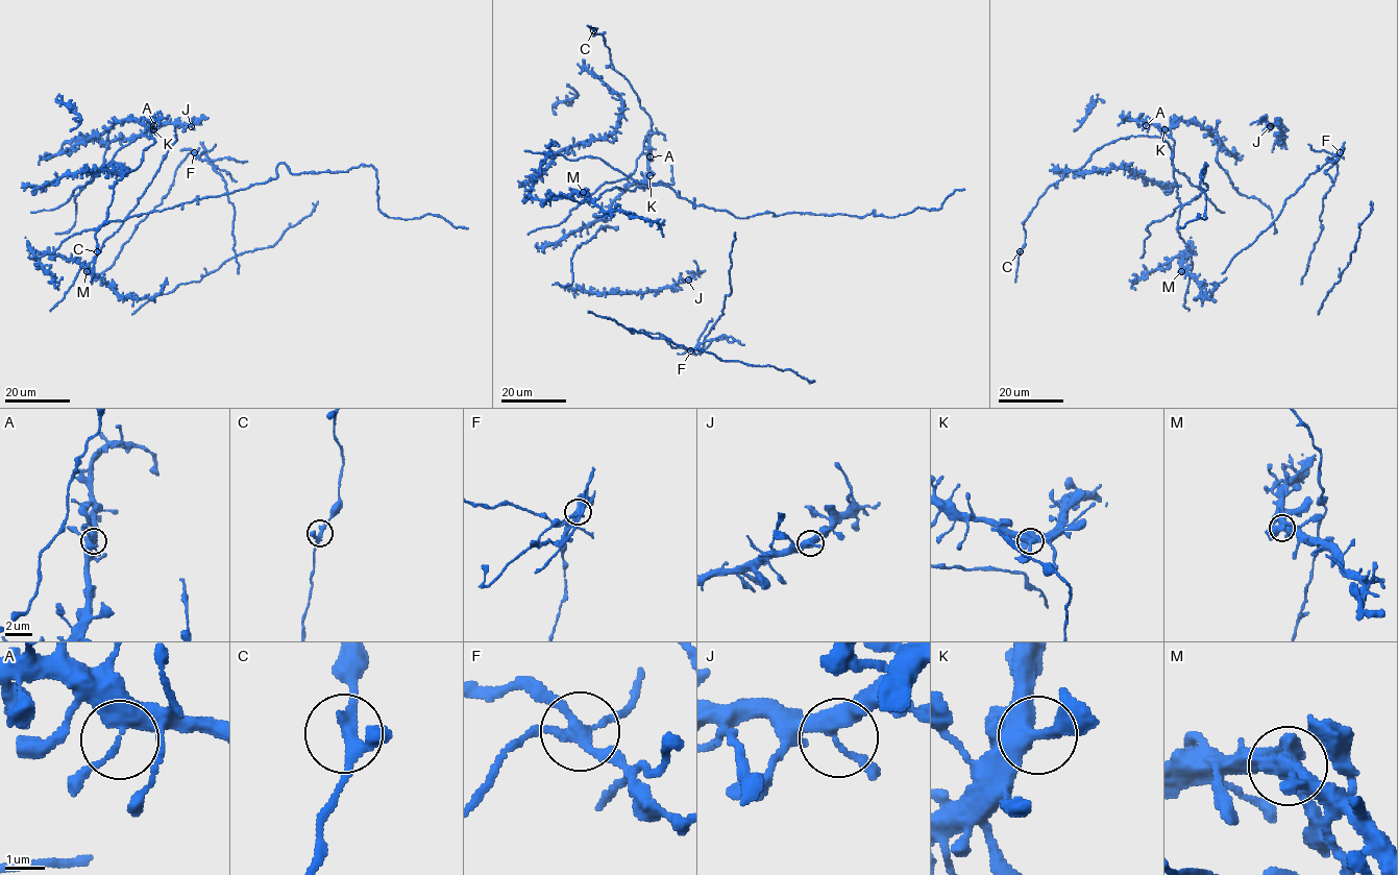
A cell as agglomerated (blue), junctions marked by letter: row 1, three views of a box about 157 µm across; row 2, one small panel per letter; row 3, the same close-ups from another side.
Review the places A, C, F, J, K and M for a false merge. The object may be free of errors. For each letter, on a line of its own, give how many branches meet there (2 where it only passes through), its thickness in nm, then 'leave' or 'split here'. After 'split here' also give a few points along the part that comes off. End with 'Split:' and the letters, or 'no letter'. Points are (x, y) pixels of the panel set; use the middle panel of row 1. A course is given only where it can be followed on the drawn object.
A: branches 4; calibre 240 nm; leave
C: branches 3; calibre 280 nm; leave
F: branches 4; calibre 280 nm; split here; course (690, 350), (704, 342), (721, 315), (725, 297), (731, 293), (730, 252), (735, 232)
J: branches 3; calibre 360 nm; leave
K: branches 4; calibre 420 nm; leave
M: branches 4; calibre 400 nm; leave
Split: F

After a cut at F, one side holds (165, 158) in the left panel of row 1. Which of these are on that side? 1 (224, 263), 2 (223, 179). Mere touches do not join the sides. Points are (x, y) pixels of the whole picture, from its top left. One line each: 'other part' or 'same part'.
1: same part
2: other part

